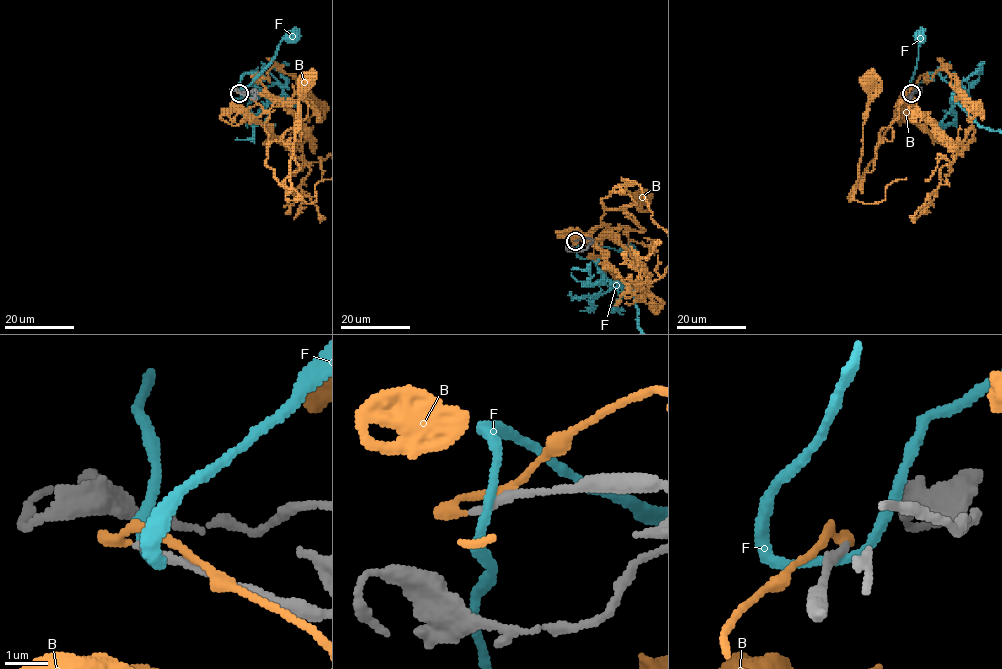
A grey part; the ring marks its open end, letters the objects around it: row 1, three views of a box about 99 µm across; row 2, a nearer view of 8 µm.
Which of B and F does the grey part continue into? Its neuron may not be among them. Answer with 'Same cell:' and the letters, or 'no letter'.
Same cell: B

